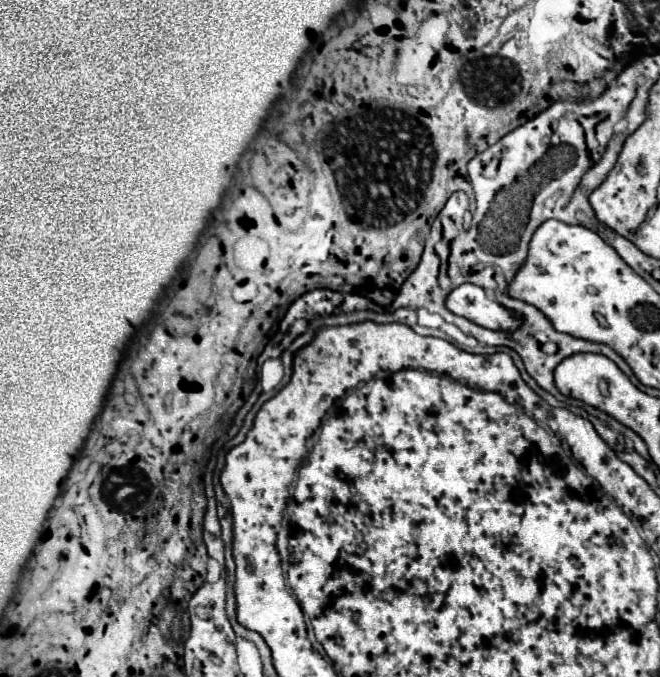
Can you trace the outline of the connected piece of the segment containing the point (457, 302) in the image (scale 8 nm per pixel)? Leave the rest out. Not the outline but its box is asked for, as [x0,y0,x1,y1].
[447,284,517,330]

